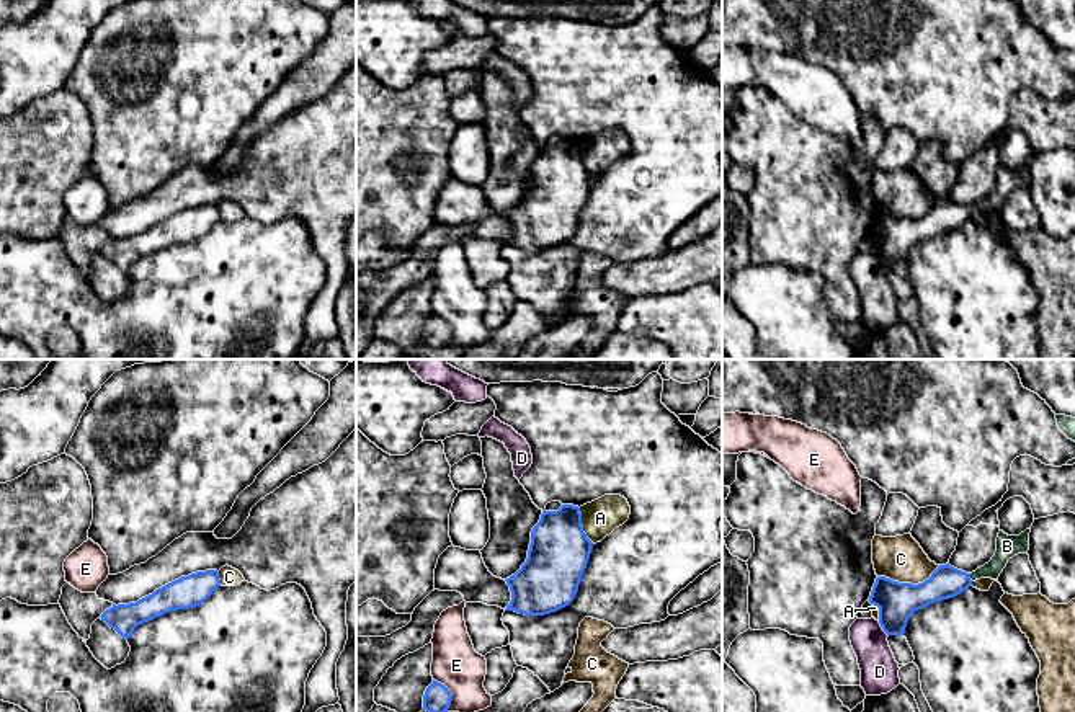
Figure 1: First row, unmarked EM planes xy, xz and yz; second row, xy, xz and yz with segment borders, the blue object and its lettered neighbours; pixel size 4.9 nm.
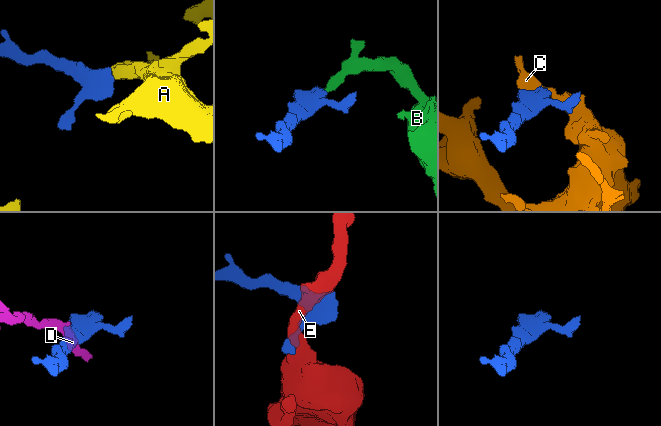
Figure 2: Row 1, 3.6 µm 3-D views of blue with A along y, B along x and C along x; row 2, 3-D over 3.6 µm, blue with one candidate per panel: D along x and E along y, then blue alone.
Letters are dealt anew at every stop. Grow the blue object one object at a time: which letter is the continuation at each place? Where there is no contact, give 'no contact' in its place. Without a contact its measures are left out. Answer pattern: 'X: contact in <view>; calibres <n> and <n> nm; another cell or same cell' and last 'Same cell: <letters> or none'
A: contact in xz; calibres 300 and 180 nm; another cell
B: contact in yz; calibres 160 and 110 nm; same cell
C: contact in yz; calibres 190 and 220 nm; another cell
D: contact in yz; calibres 190 and 190 nm; another cell
E: contact in xz; calibres 140 and 240 nm; another cell
Same cell: B

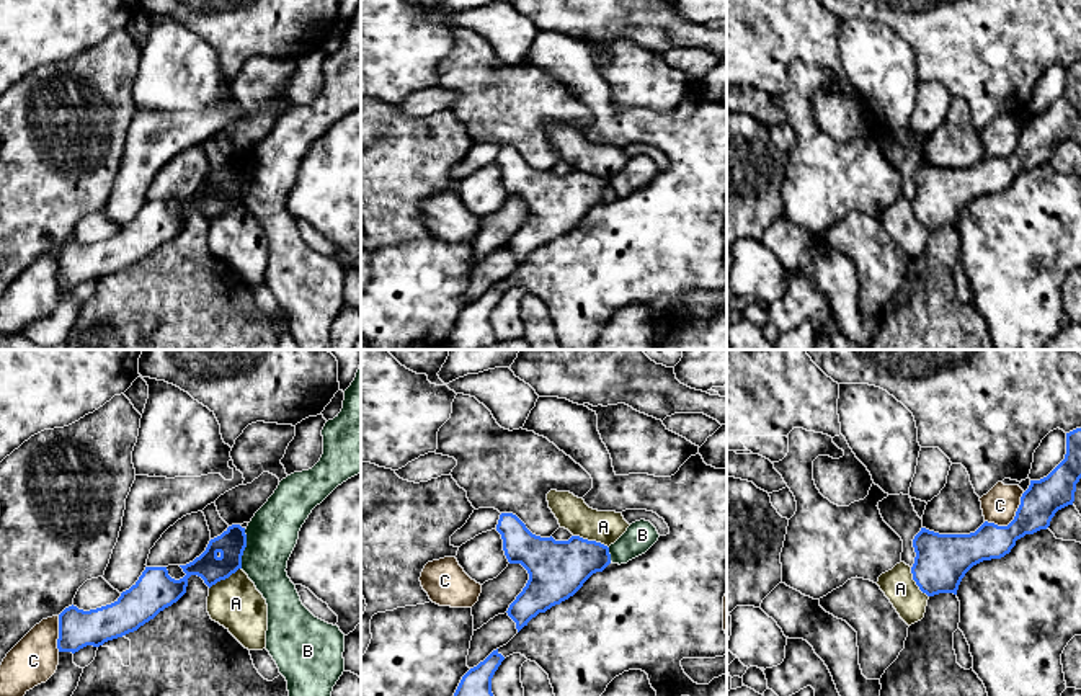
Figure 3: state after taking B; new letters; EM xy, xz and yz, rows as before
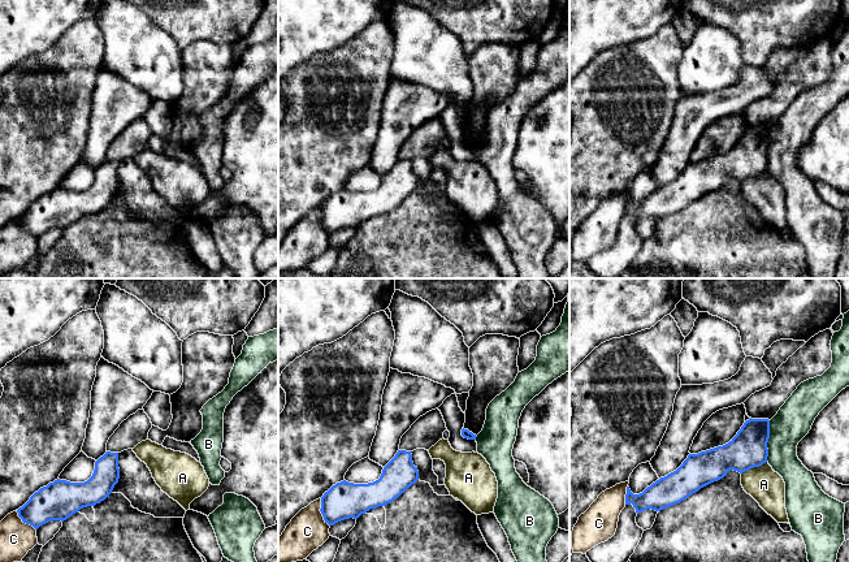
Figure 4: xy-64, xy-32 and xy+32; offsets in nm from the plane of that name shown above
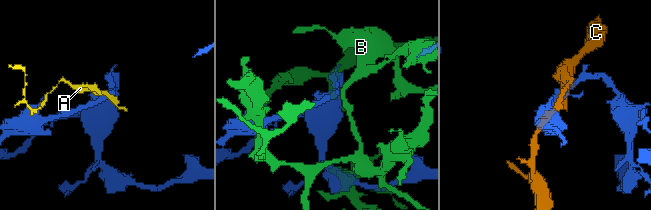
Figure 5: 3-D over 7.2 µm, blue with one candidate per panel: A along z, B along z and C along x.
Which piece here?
A: contact in xz; calibres 280 and 160 nm; another cell
B: contact in xy; calibres 140 and 260 nm; another cell
C: contact in yz; calibres 190 and 170 nm; another cell
Same cell: none

